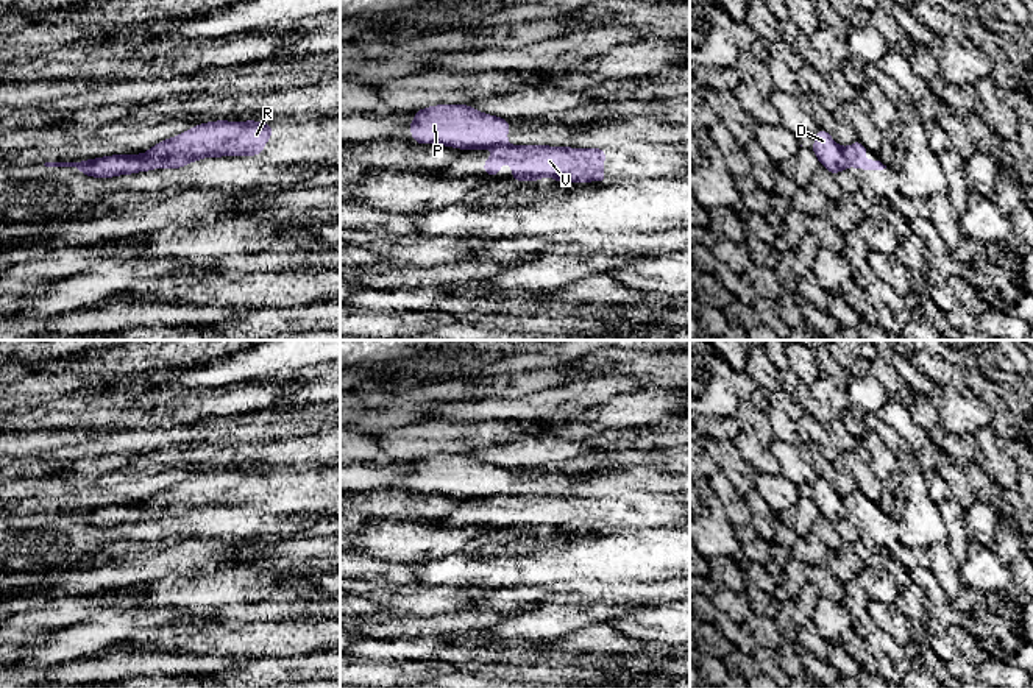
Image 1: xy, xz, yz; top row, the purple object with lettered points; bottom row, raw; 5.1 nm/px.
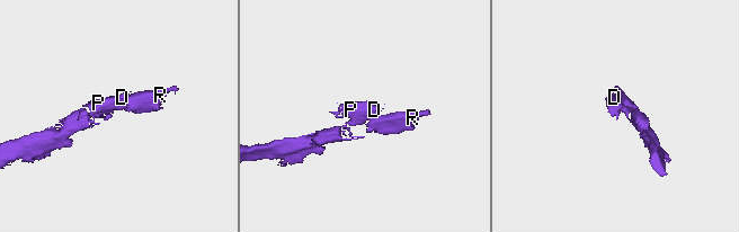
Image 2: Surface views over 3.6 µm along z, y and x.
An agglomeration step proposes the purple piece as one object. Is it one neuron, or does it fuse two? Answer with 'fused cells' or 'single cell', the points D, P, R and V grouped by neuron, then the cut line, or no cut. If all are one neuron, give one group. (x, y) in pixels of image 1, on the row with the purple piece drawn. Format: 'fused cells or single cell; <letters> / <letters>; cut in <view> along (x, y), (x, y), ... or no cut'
single cell; D P R V; no cut

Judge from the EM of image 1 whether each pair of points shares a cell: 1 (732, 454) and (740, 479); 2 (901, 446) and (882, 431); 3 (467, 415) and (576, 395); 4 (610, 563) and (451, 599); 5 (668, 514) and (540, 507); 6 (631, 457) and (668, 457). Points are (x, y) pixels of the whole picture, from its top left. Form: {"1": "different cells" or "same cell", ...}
{"1": "same cell", "2": "same cell", "3": "same cell", "4": "different cells", "5": "same cell", "6": "same cell"}

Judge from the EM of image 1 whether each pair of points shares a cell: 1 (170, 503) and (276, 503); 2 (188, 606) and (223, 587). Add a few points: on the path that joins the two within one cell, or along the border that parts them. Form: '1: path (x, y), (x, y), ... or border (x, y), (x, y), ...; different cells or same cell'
1: path (197, 492), (250, 490); same cell
2: path (197, 596), (214, 590); same cell

